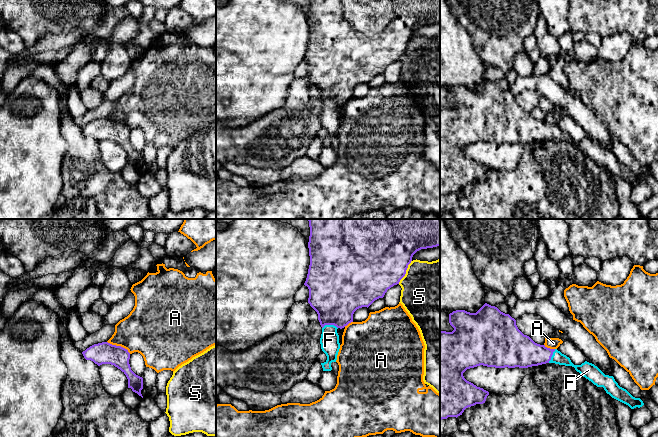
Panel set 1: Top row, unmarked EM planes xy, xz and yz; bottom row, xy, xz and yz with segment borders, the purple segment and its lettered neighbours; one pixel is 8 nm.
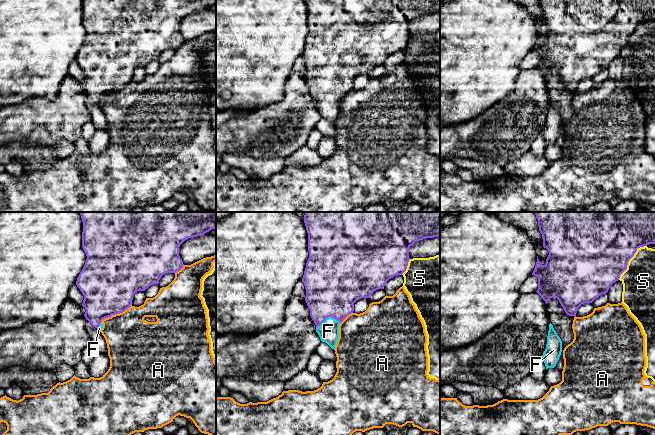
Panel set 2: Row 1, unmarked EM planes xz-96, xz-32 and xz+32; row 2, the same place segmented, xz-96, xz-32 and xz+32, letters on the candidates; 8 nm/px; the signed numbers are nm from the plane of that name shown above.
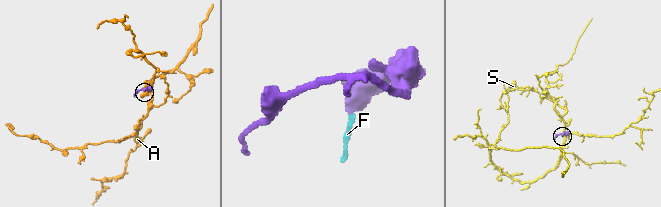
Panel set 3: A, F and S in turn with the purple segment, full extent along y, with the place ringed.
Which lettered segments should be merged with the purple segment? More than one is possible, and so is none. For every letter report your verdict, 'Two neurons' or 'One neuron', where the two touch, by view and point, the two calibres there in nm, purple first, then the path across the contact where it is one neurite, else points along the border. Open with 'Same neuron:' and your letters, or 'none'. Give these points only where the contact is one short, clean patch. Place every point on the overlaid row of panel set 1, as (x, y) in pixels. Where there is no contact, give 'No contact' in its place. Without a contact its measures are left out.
Same neuron: F
A: Two neurons. Touches purple at xy (119, 346). Thickness 180 nm (purple) against 380 nm
F: One neuron. Touches purple at xz (329, 324). Thickness 420 nm (purple) against 150 nm. Path across: xz (335, 294), (335, 310), (329, 324), (329, 340)
S: Two neurons. Touches purple at xz (405, 272). Thickness 500 nm (purple) against 460 nm

